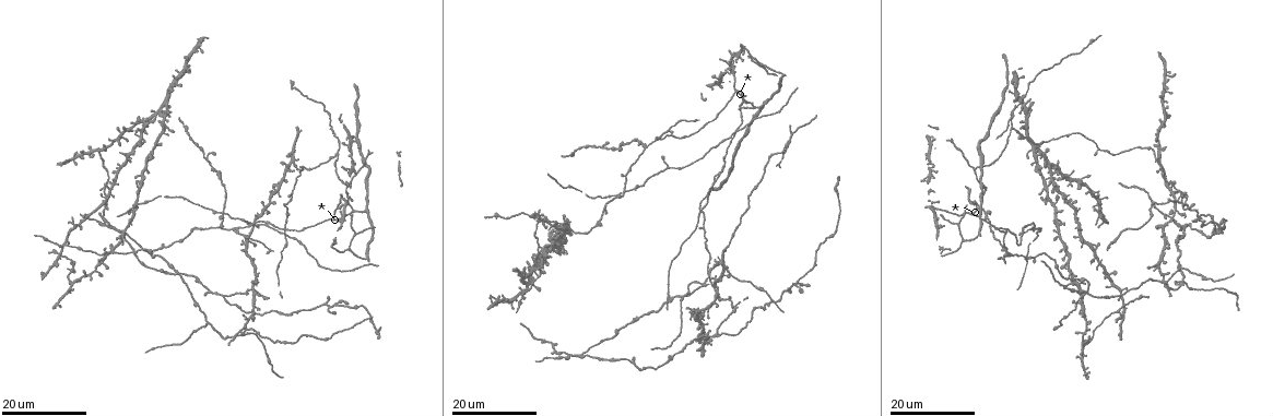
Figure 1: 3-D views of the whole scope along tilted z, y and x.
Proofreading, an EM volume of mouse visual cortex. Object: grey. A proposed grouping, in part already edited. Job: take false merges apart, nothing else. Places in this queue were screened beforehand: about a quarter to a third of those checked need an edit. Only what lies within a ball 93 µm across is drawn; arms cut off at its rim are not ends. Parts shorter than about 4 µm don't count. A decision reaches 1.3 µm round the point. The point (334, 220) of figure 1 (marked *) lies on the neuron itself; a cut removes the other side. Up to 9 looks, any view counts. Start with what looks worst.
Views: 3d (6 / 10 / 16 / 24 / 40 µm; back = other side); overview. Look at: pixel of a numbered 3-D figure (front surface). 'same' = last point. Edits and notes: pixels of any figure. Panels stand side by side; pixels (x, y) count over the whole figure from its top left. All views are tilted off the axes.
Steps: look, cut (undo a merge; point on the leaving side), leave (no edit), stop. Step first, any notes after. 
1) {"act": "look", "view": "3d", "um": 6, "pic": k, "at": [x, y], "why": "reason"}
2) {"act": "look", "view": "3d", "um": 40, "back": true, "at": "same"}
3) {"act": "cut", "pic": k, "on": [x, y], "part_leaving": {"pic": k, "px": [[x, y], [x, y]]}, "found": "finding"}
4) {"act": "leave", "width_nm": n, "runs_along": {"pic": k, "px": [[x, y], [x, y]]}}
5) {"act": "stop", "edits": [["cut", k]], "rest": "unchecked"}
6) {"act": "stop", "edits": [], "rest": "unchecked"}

{"act": "look", "view": "3d", "um": 16, "pic": 1, "at": [103, 252]}

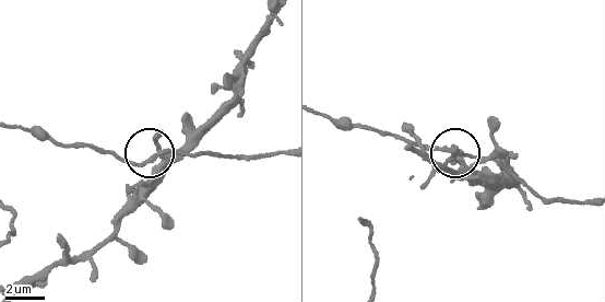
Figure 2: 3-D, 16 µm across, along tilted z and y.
{"act": "look", "view": "3d", "um": 10, "pic": 2, "at": [161, 148], "why": "closer look"}

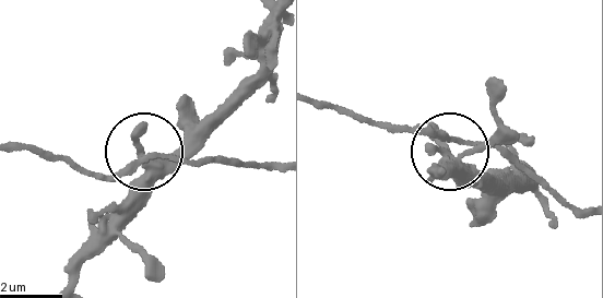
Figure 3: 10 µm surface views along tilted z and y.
{"act": "leave", "arms": 4, "runs_along": {"pic": 3, "px": [[279, 167], [148, 152], [109, 176], [90, 175]]}, "found": "one neuron here"}

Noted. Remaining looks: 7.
{"act": "look", "view": "3d", "um": 16, "pic": 1, "at": [218, 330]}

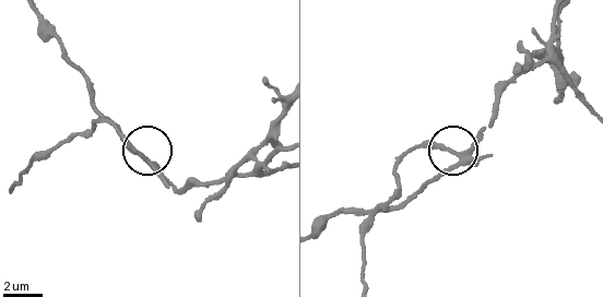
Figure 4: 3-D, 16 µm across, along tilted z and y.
{"act": "look", "view": "3d", "um": 10, "pic": 4, "at": [453, 151]}

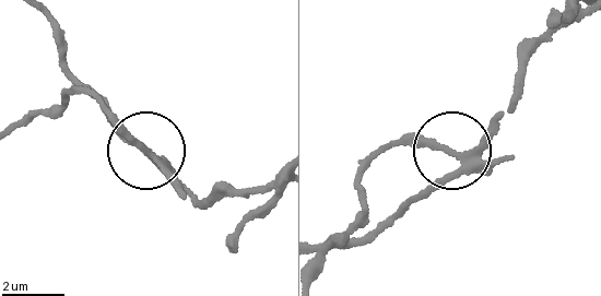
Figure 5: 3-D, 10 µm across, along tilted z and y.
{"act": "look", "view": "3d", "um": 6, "pic": 5, "at": [144, 151]}

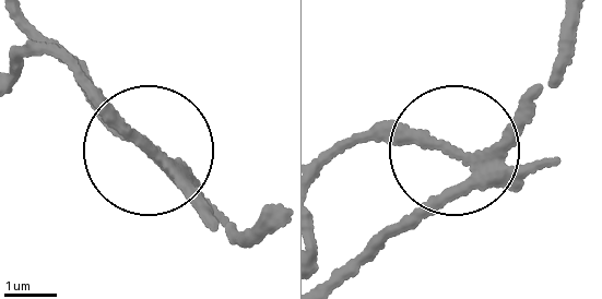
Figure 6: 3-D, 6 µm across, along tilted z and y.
{"act": "cut", "pic": 6, "on": [427, 207], "width_nm": 200, "part_leaving": {"pic": 6, "px": [[490, 175], [334, 283]]}, "found": "two neurons meet here"}

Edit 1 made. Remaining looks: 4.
{"act": "look", "view": "overview", "why": "see it whole again"}

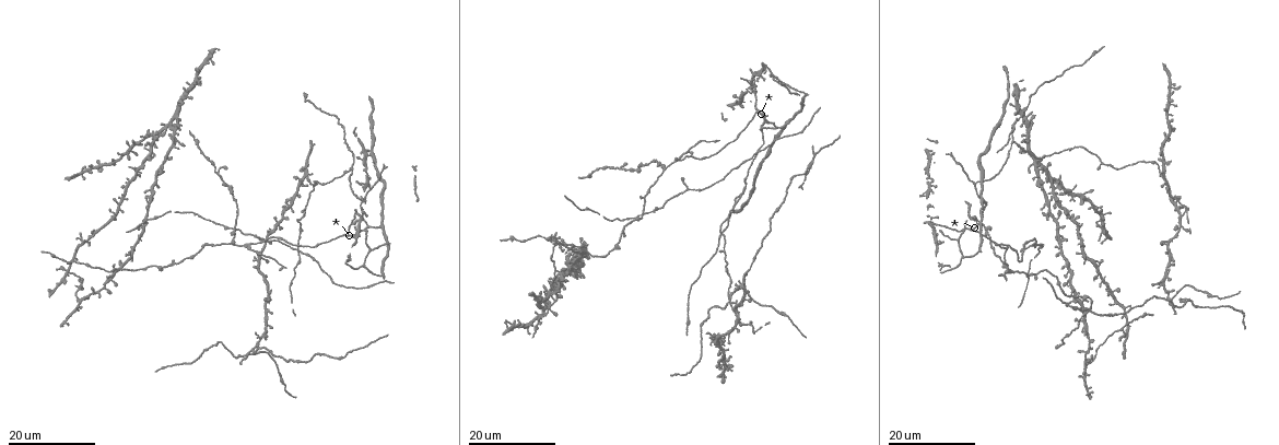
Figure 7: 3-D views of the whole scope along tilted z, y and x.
{"act": "look", "view": "3d", "um": 16, "pic": 7, "at": [1166, 298], "why": "four arms meet"}

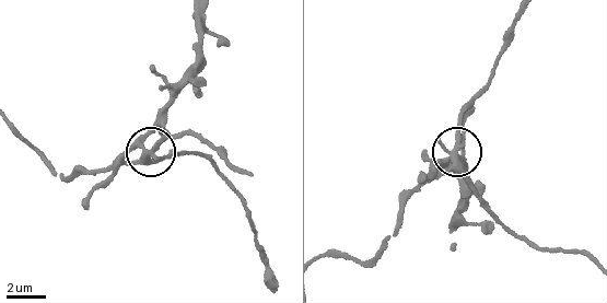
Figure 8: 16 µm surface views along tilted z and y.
{"act": "look", "view": "3d", "um": 6, "pic": 8, "at": [146, 153], "why": "closer look"}

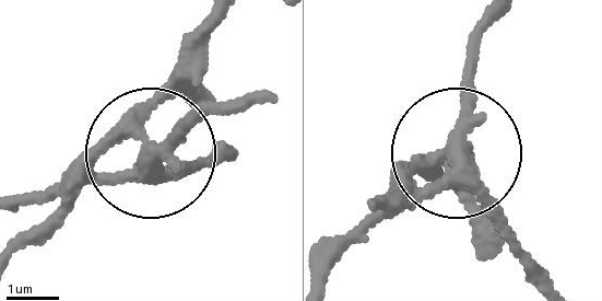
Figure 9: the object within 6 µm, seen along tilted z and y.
{"act": "leave", "width_nm": 290, "runs_along": {"pic": 9, "px": [[216, 30], [150, 114], [137, 160], [25, 195]]}, "found": "one neuron here"}

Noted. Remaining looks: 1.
{"act": "stop", "edits": [["cut", 6]], "rest": "unchecked"}

